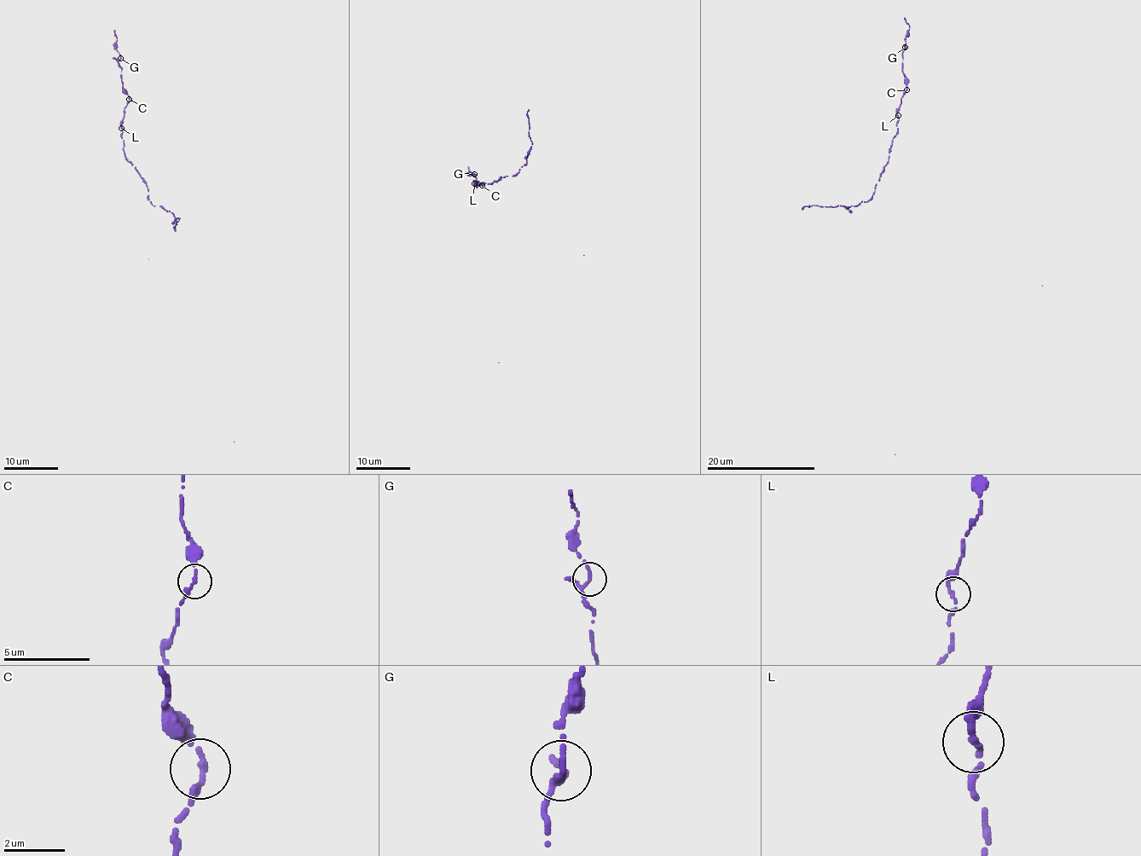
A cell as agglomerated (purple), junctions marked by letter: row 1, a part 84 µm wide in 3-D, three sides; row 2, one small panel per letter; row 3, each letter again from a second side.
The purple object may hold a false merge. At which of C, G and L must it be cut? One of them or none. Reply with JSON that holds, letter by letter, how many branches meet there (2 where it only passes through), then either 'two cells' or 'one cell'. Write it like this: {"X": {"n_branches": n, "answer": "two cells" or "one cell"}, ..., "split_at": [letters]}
{"C": {"n_branches": 2, "answer": "one cell"}, "G": {"n_branches": 2, "answer": "one cell"}, "L": {"n_branches": 2, "answer": "one cell"}, "split_at": []}

